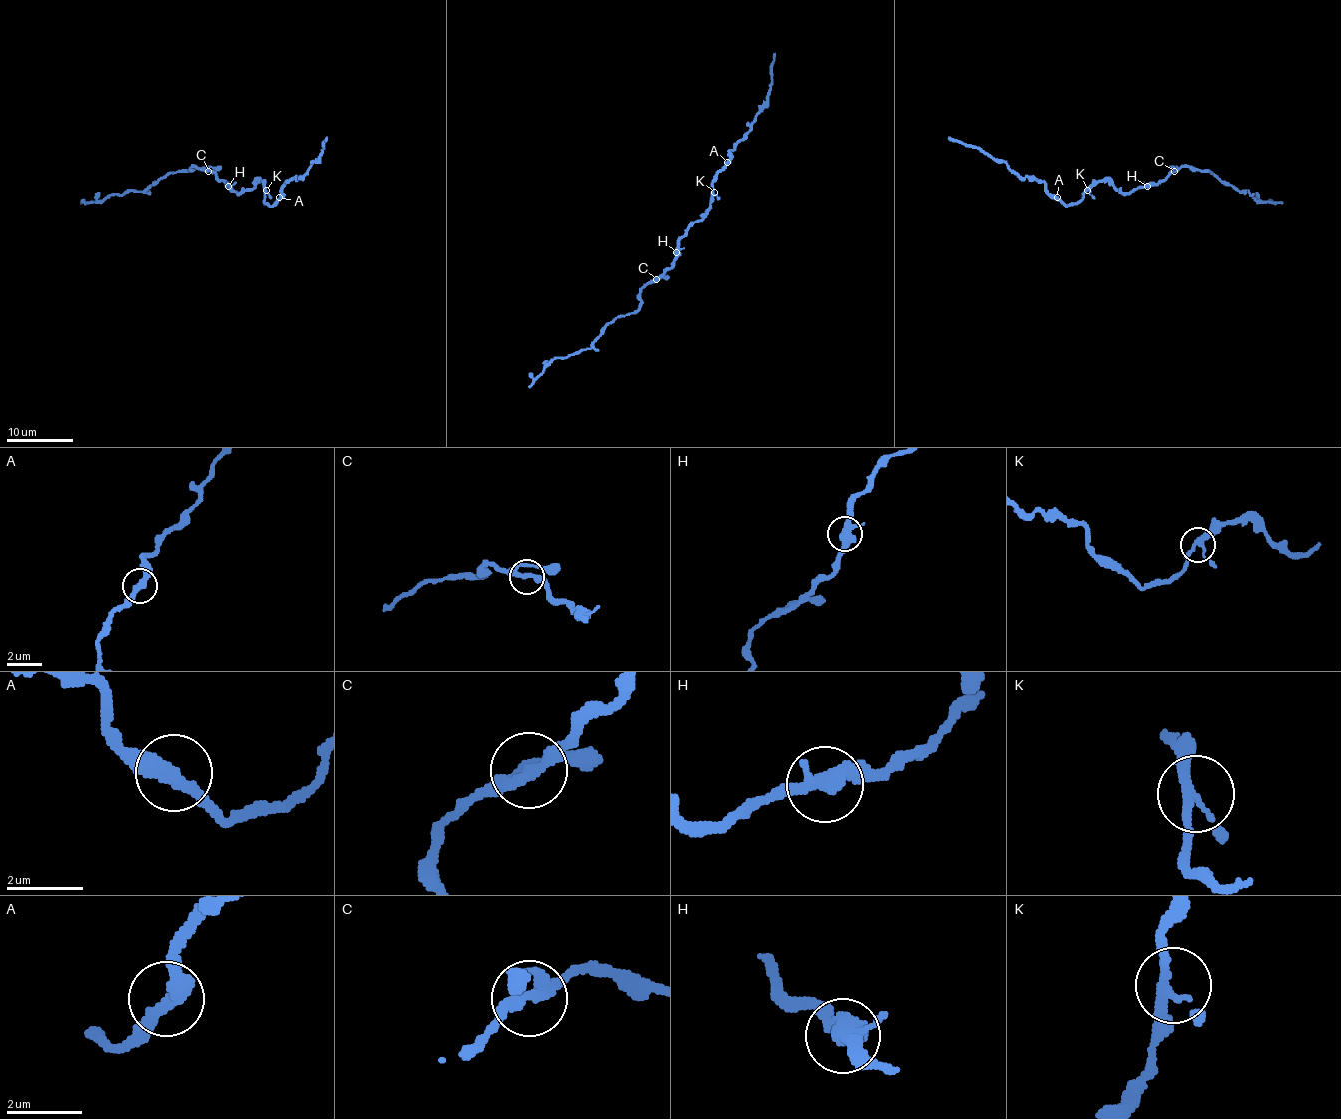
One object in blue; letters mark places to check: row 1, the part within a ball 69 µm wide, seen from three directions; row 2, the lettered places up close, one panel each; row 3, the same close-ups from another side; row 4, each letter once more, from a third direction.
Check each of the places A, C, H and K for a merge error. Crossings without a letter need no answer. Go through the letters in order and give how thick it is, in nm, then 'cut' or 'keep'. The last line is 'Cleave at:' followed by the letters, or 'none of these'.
A: 360 nm | keep
C: 240 nm | keep
H: 360 nm | keep
K: 240 nm | keep
Cleave at: none of these

